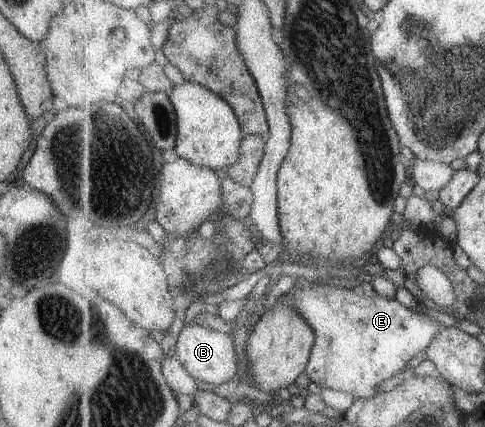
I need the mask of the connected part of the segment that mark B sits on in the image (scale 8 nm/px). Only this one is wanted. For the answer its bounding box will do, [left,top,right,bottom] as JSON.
[175,323,240,384]

